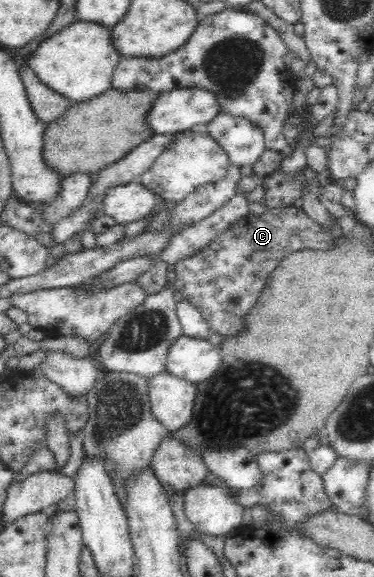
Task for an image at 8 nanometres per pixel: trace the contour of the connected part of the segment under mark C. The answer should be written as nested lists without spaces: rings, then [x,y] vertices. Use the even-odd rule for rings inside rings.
[[[292,205],[278,207],[261,215],[248,213],[240,218],[237,223],[231,224],[224,232],[216,236],[206,248],[178,261],[171,268],[176,277],[170,286],[177,296],[198,308],[206,323],[210,325],[210,331],[218,332],[226,338],[236,336],[240,330],[244,329],[243,317],[254,307],[270,274],[285,256],[304,249],[328,250],[330,249],[330,242],[336,236],[341,236],[340,234],[342,232],[339,224],[334,225],[331,229],[322,229],[322,225],[314,223],[301,208],[297,209]]]

